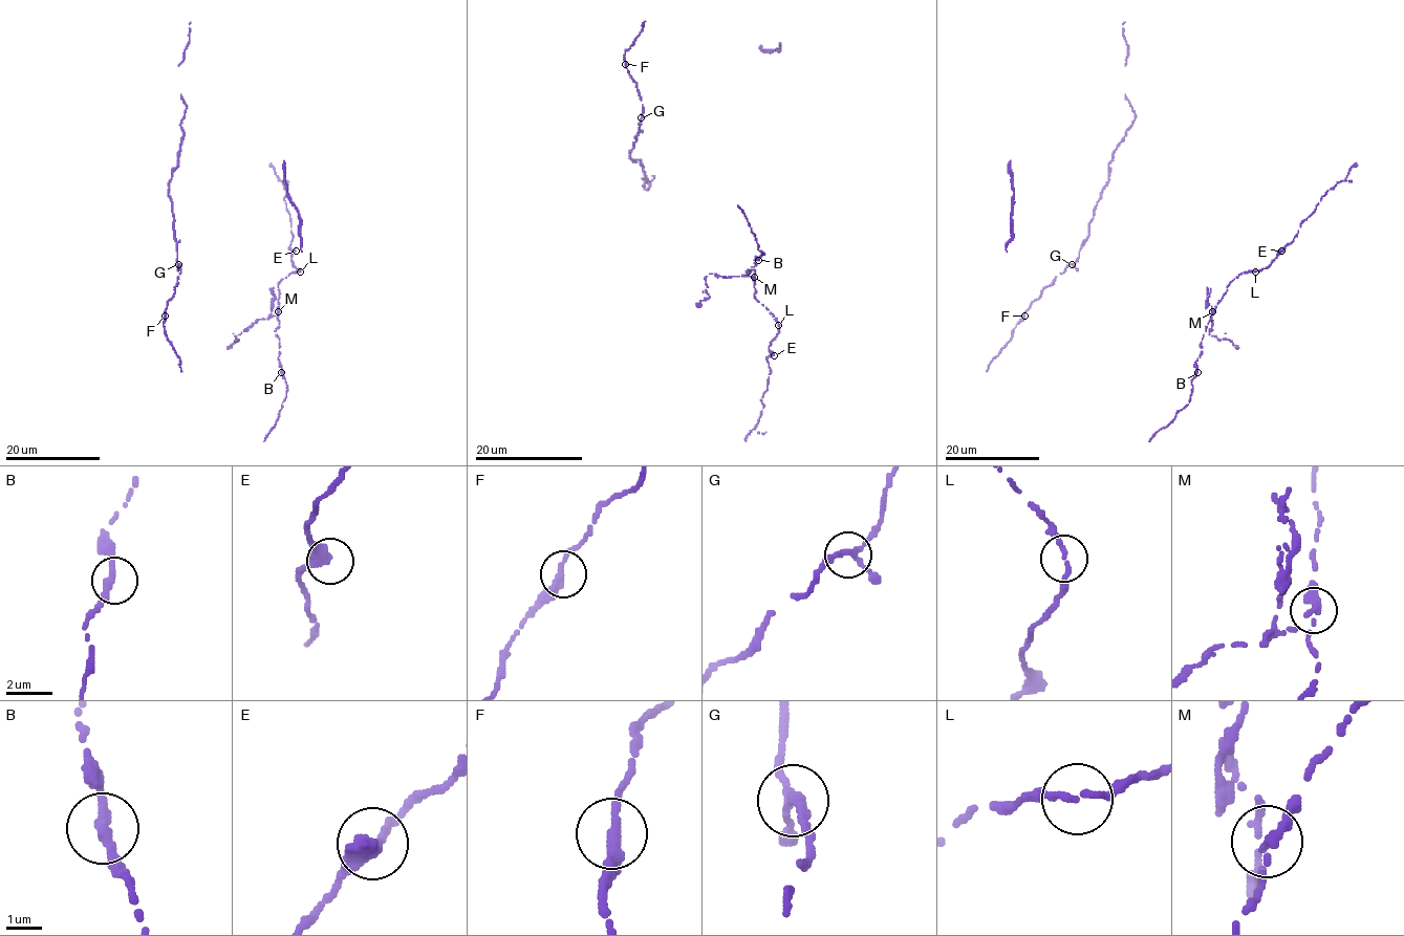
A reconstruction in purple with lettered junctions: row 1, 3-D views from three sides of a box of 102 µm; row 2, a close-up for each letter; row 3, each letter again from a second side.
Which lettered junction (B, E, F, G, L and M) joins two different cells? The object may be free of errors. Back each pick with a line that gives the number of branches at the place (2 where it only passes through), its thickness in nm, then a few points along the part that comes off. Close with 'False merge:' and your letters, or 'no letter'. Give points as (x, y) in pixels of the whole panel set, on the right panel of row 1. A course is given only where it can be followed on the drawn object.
M: Branches: 2. Thickness 320 nm. Course of the part to remove: (1212, 312), (1209, 334), (1229, 340), (1237, 349)
False merge: M

